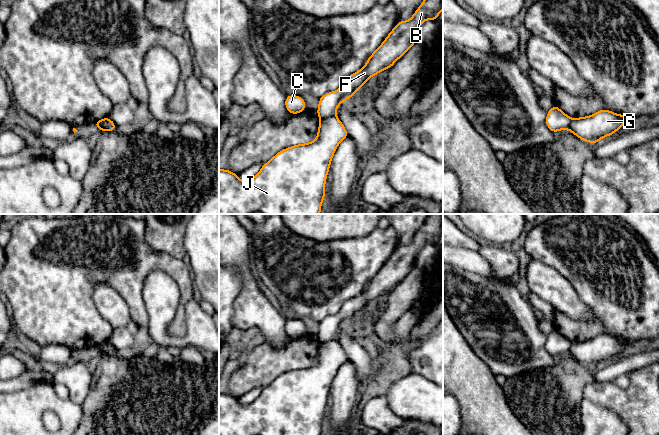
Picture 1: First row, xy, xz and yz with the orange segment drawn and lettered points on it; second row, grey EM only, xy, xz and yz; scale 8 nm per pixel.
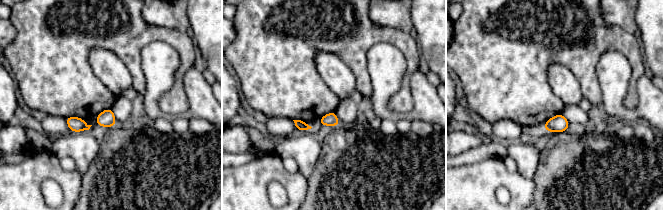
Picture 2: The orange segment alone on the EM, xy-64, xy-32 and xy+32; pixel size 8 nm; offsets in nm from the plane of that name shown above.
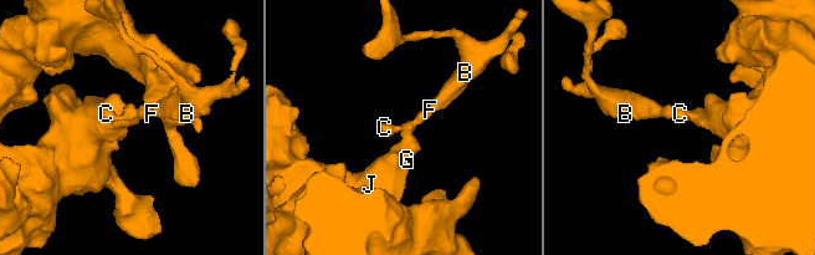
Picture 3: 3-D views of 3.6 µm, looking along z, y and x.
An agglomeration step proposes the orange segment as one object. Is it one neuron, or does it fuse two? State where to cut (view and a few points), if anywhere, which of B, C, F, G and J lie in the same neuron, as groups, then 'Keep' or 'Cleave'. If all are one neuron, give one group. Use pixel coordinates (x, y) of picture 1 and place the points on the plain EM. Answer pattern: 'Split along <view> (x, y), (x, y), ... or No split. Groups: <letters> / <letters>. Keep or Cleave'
Split along xz (334, 338), (321, 343). Groups: B C F / G J. Cleave

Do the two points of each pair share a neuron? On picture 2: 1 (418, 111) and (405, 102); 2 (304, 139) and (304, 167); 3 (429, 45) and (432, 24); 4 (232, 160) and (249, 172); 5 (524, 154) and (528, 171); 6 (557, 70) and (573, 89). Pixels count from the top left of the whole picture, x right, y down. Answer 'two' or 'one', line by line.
1: two
2: one
3: one
4: two
5: one
6: one

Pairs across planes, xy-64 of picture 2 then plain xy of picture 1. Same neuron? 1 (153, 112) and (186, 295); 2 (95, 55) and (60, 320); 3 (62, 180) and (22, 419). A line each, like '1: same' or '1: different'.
1: different
2: different
3: same

